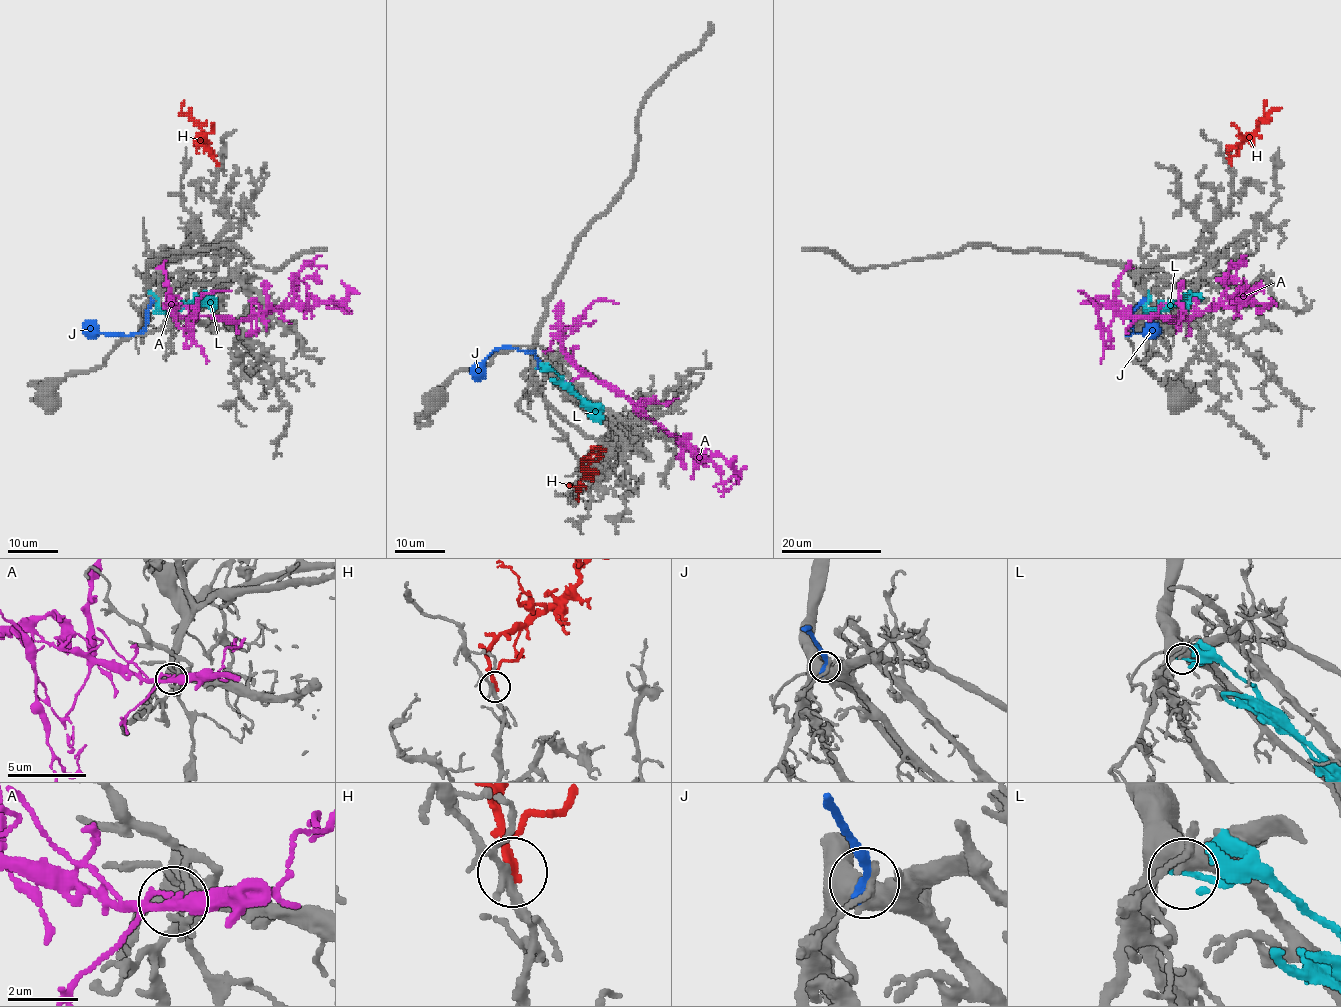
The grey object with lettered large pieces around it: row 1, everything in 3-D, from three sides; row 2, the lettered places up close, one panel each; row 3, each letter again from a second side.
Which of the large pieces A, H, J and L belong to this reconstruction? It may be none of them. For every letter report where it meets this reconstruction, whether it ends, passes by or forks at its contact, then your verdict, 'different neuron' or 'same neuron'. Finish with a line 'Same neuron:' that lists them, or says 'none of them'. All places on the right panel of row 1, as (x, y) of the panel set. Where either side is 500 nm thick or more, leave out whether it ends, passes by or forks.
A: (1141, 316) | it forks | different neuron
H: (1230, 163) | it ends | same neuron
J: (1144, 299) | it ends | different neuron
L: (1148, 293) | different neuron
Same neuron: H

